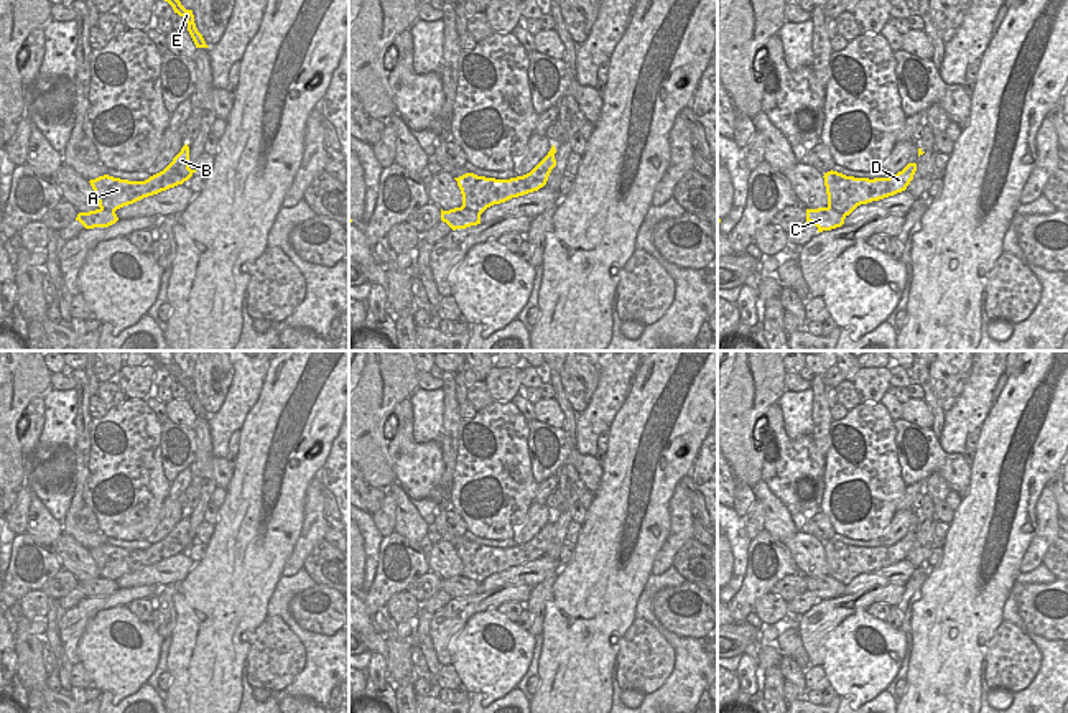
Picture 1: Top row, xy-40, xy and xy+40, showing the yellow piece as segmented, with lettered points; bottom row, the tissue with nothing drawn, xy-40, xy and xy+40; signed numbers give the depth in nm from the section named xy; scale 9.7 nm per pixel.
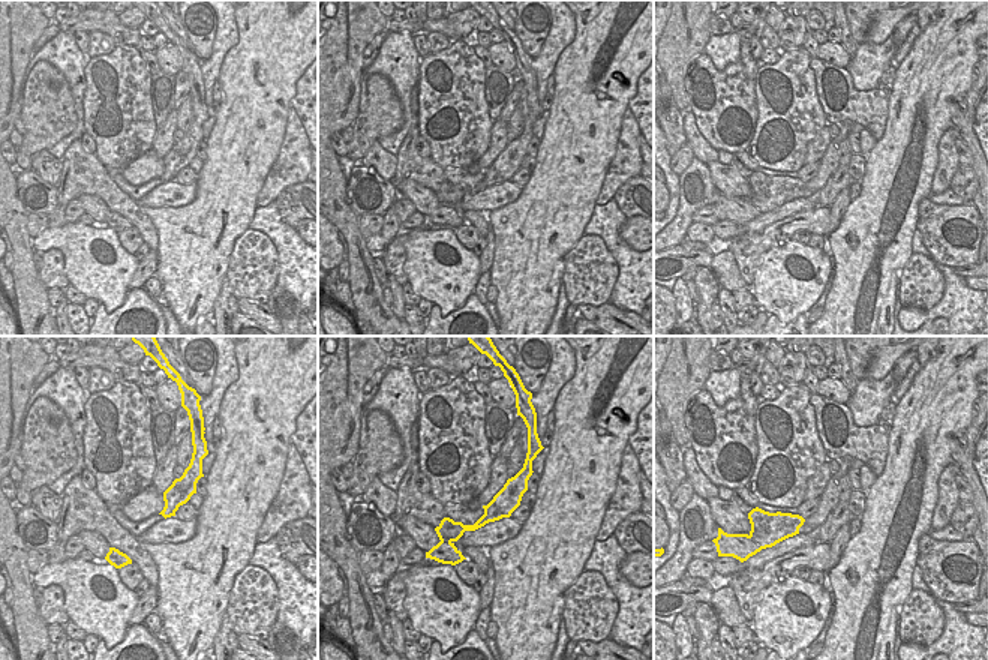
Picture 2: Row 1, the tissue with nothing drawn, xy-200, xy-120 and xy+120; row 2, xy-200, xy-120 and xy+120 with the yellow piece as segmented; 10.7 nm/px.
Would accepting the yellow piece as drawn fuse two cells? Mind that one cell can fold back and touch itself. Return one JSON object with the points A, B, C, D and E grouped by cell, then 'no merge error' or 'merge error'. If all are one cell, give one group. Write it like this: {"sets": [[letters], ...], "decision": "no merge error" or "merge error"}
{"sets": [["A", "B", "D", "E"], ["C"]], "decision": "merge error"}

